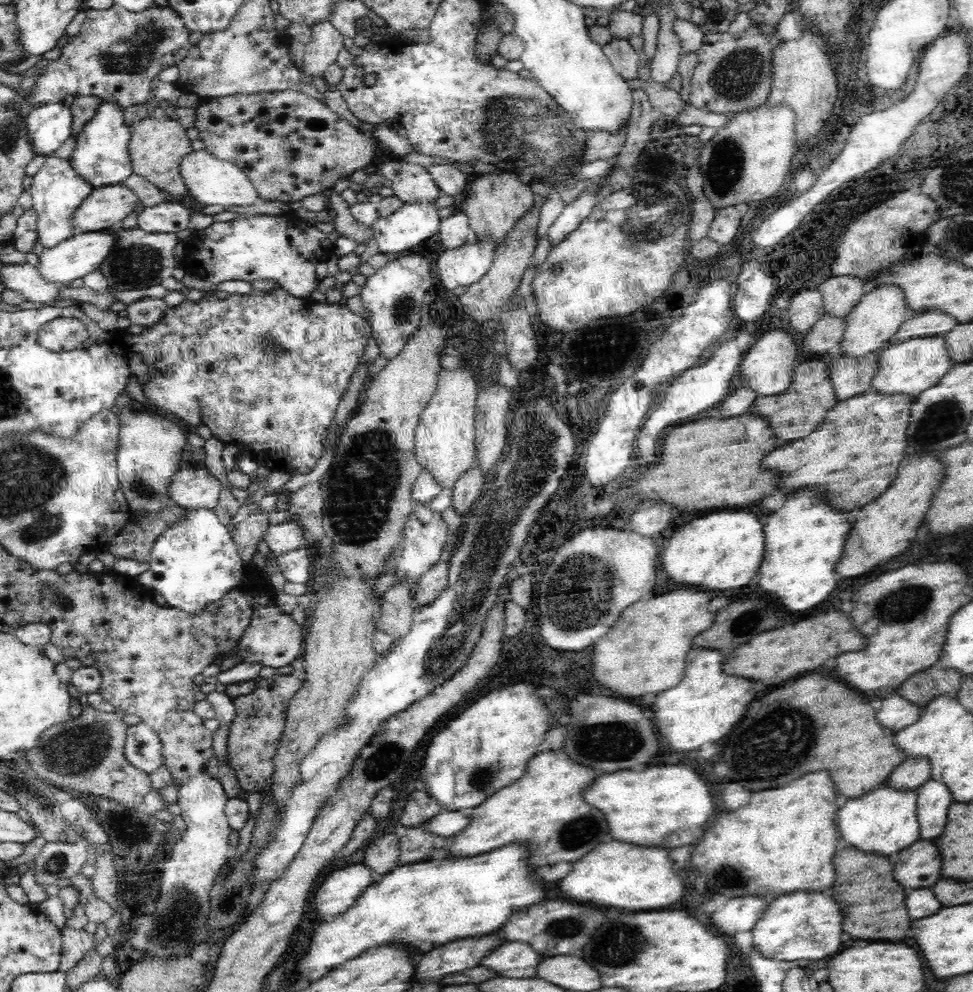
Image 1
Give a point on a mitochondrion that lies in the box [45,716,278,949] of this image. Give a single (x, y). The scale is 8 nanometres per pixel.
(91, 744)

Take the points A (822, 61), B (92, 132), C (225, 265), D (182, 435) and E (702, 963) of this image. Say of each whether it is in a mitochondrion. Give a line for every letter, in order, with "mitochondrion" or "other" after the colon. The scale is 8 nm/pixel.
A: other
B: other
C: other
D: other
E: other

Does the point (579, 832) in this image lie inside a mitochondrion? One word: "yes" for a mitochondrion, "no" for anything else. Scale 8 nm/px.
yes

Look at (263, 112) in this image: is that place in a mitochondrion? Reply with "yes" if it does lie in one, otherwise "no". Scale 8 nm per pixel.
no

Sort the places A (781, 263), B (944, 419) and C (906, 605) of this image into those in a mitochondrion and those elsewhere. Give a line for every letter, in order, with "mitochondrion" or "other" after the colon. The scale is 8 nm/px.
A: other
B: mitochondrion
C: mitochondrion

